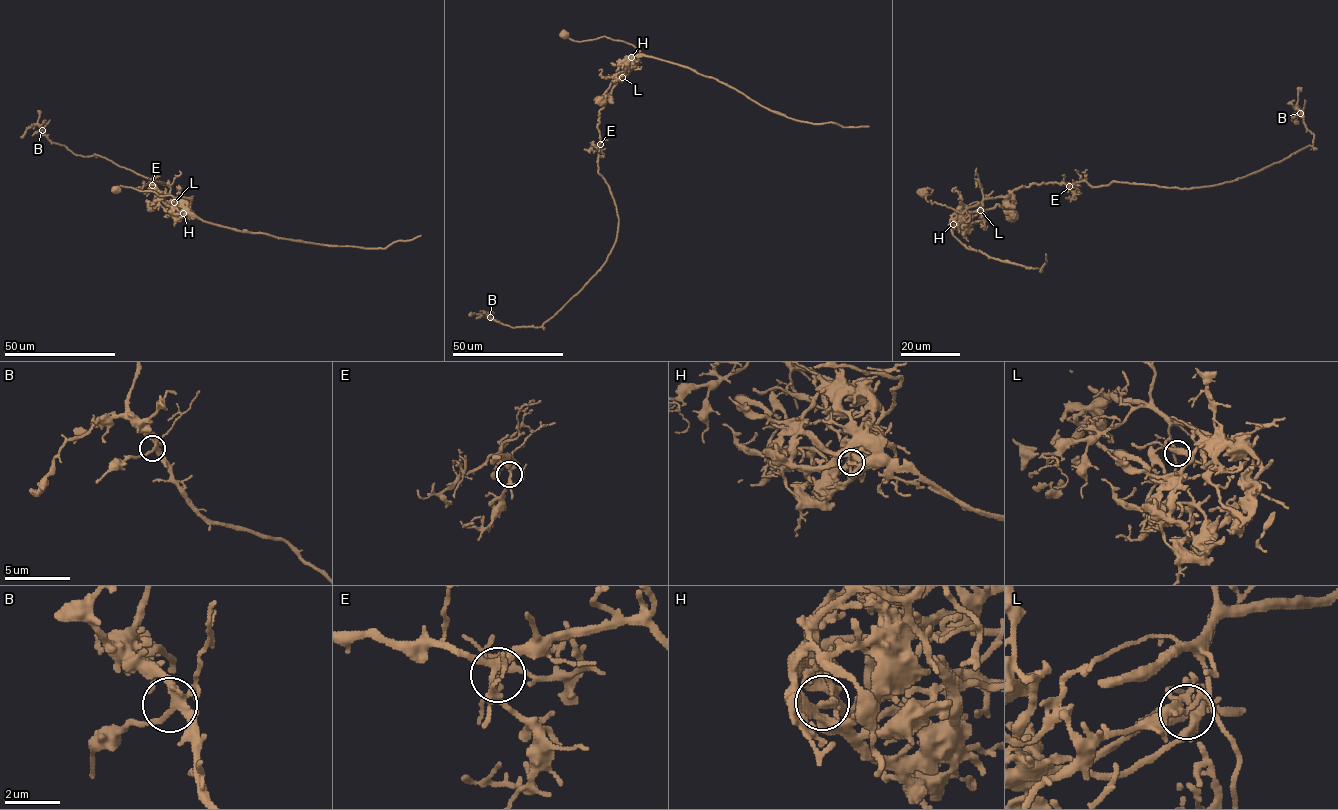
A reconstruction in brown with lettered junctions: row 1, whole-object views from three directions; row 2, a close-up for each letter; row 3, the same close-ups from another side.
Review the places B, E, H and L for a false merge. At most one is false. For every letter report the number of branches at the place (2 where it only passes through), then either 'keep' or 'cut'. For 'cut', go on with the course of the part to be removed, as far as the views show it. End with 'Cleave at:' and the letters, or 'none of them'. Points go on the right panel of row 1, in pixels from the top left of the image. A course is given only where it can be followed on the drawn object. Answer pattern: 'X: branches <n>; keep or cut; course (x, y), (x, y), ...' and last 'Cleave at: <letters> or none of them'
B: branches 4; keep
E: branches 5; keep
H: branches 4; keep
L: branches 6; cut; course (980, 209), (985, 199), (1033, 183), (1195, 188), (1233, 181), (1313, 149), (1296, 106), (1298, 124)
Cleave at: L

